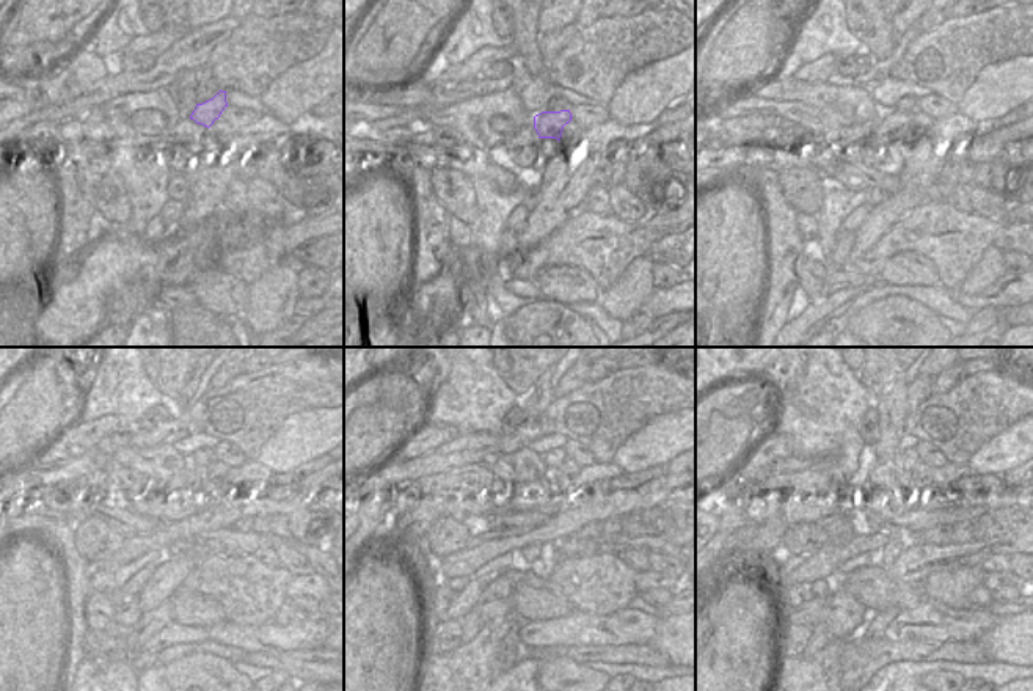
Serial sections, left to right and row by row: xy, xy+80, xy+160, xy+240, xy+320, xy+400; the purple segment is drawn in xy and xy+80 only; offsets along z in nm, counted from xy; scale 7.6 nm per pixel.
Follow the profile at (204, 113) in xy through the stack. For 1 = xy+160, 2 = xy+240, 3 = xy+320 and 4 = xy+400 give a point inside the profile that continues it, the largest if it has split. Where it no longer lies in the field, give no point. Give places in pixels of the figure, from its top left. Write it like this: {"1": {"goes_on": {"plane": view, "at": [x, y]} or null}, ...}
{"1": {"goes_on": {"plane": "xy+160", "at": [894, 126]}}, "2": {"goes_on": {"plane": "xy+240", "at": [178, 498]}}, "3": {"goes_on": {"plane": "xy+320", "at": [531, 497]}}, "4": {"goes_on": {"plane": "xy+400", "at": [881, 504]}}}

